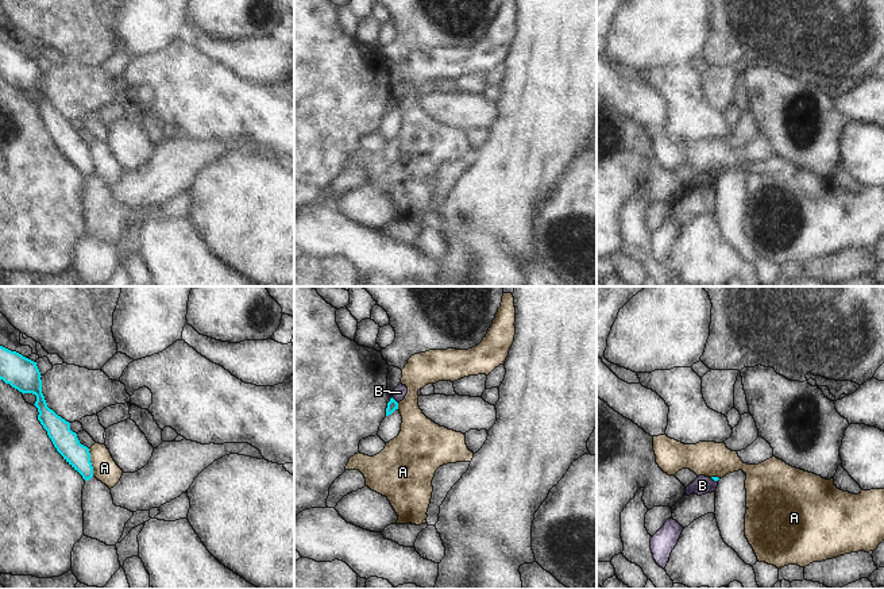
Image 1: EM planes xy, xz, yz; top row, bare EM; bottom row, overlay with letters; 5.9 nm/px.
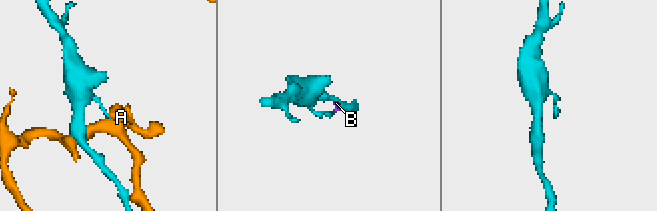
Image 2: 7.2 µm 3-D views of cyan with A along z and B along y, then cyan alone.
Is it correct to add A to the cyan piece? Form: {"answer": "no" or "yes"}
{"answer": "no"}

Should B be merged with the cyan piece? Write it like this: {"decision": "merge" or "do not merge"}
{"decision": "do not merge"}

